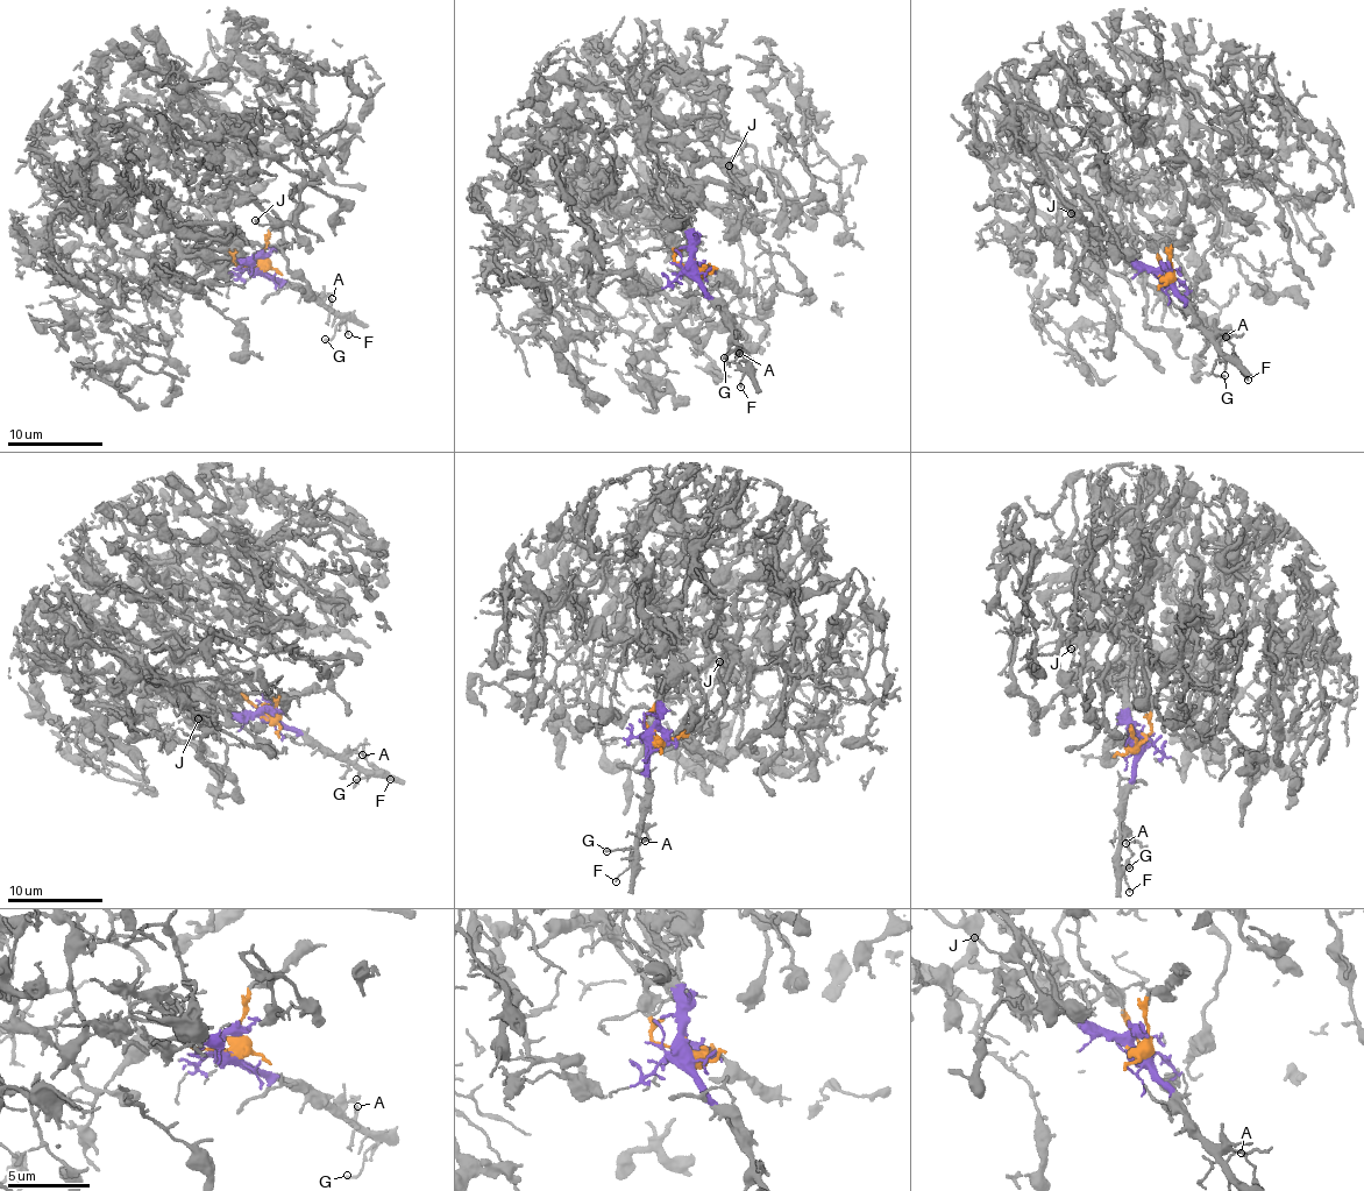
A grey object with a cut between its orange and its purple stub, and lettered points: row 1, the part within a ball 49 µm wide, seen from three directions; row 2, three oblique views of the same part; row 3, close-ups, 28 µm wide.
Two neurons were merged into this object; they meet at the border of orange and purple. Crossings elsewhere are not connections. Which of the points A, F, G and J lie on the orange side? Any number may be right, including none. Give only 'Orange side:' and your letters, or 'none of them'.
Orange side: J

